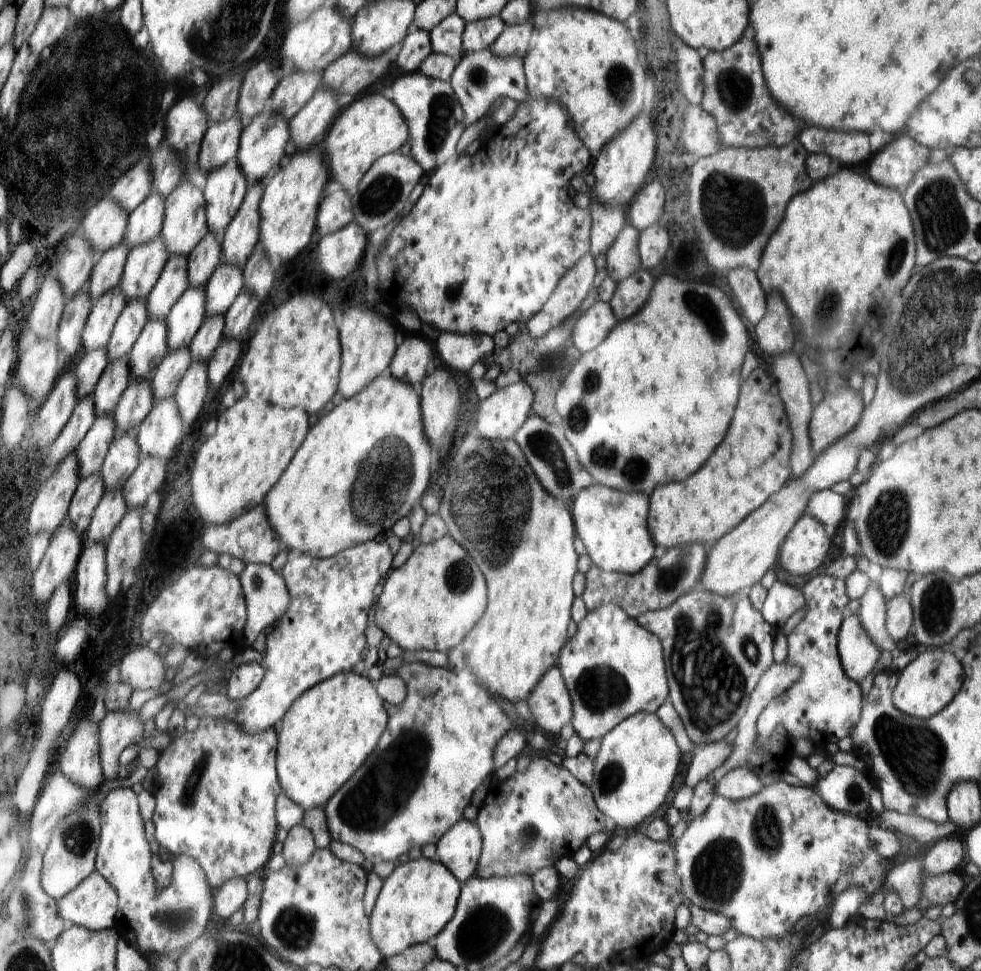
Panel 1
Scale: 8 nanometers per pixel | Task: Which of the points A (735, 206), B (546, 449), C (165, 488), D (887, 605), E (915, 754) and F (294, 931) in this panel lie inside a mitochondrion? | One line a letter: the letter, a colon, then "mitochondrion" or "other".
A: mitochondrion
B: mitochondrion
C: other
D: other
E: mitochondrion
F: mitochondrion

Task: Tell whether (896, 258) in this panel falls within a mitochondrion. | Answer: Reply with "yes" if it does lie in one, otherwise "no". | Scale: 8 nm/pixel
yes

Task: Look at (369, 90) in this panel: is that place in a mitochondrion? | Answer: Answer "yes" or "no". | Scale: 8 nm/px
no

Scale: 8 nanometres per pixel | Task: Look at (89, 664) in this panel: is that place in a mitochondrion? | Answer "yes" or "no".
no

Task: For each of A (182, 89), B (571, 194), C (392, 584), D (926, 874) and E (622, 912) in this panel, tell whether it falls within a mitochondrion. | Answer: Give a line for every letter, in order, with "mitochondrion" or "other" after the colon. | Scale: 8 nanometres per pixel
A: other
B: other
C: other
D: other
E: other

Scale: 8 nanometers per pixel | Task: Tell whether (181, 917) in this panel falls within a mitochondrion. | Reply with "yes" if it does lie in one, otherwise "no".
yes

